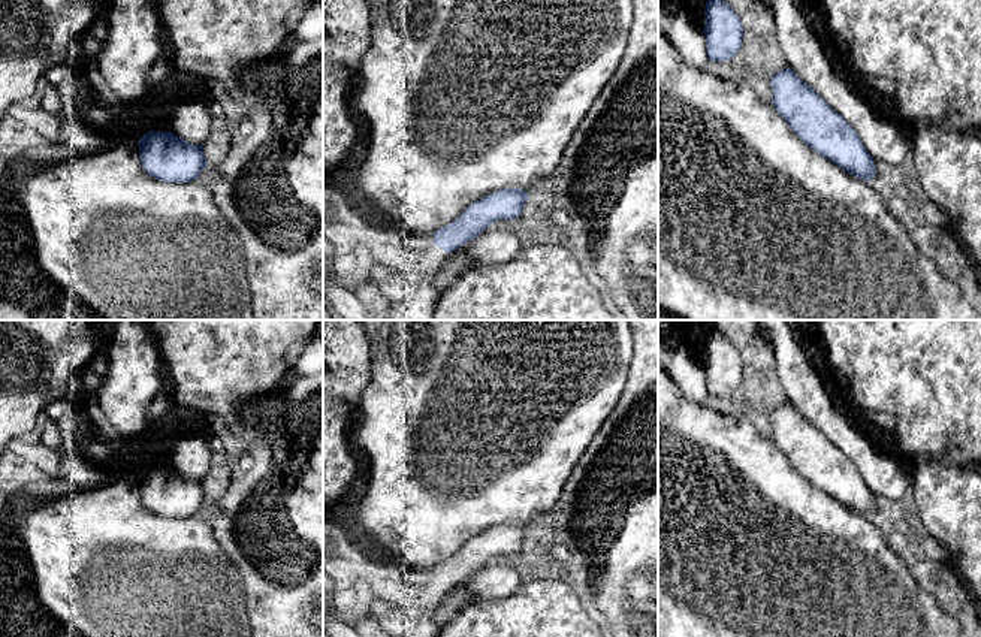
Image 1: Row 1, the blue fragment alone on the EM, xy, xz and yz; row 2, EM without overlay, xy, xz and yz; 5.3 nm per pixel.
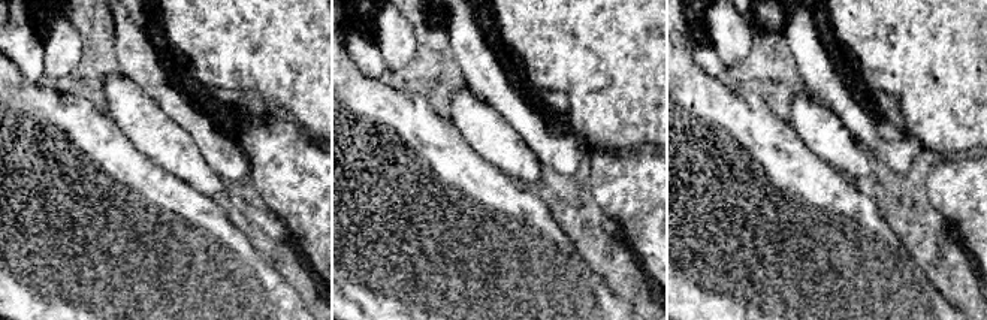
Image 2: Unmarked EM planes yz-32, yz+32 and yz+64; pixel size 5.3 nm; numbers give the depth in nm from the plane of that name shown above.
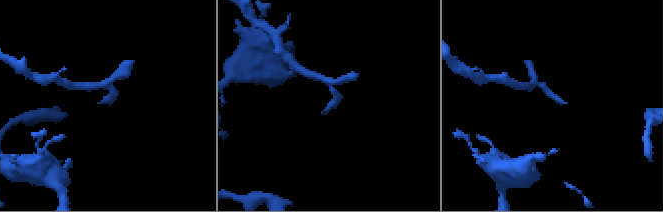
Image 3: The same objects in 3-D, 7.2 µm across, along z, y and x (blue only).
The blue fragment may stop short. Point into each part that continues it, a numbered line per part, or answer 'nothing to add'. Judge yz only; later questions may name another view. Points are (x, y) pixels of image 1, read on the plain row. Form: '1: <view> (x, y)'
nothing to add

